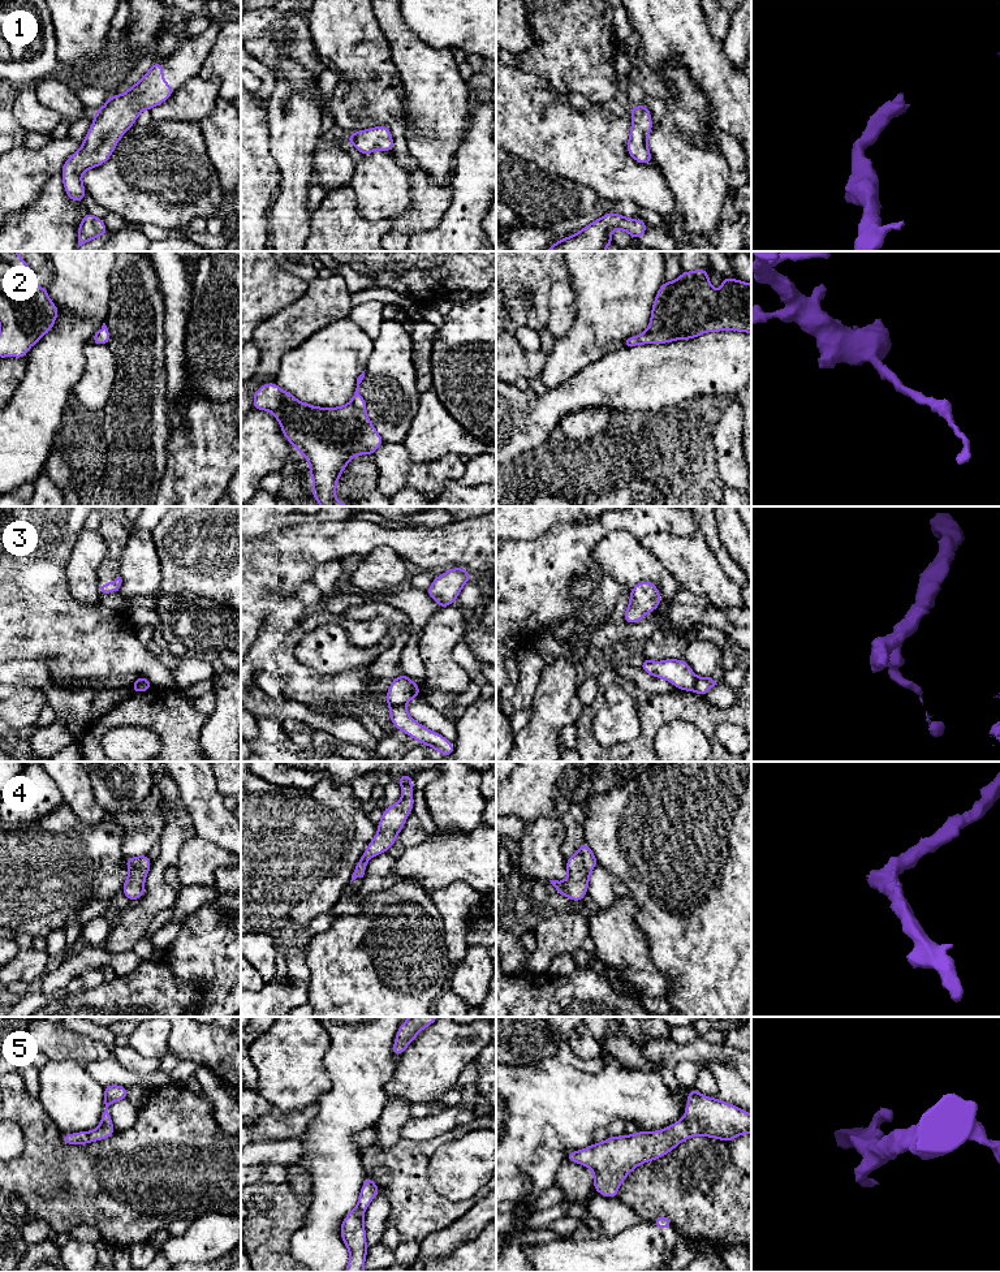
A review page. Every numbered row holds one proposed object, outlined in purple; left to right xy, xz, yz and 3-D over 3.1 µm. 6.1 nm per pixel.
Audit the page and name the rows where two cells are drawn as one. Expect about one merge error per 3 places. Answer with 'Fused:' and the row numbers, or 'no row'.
Fused: 3

